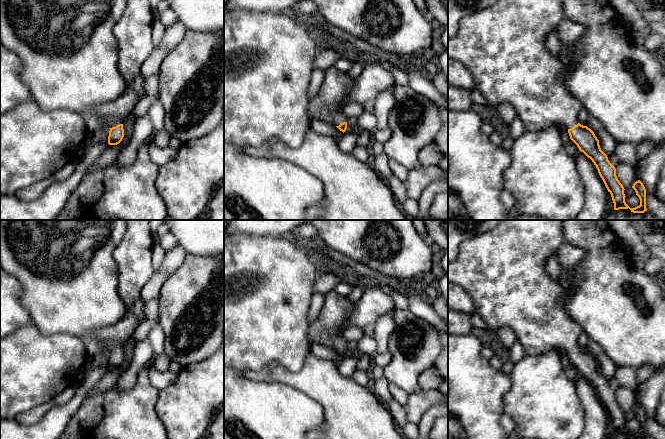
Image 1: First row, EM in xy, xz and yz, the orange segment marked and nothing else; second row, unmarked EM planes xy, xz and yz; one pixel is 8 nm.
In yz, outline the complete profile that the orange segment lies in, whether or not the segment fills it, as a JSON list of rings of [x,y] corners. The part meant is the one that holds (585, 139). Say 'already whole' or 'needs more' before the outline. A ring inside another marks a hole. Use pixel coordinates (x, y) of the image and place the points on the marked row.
needs more; [[[497,0],[494,4],[464,17],[454,37],[448,38],[448,58],[459,61],[474,77],[480,93],[491,107],[509,103],[516,110],[525,131],[537,132],[551,126],[568,130],[570,139],[579,150],[592,160],[611,194],[614,210],[630,209],[644,213],[646,189],[638,180],[632,188],[640,199],[640,205],[630,208],[625,202],[624,187],[616,176],[616,169],[601,150],[599,140],[587,126],[578,122],[578,113],[583,108],[564,84],[573,64],[564,65],[545,47],[546,36],[556,31],[563,43],[573,47],[585,33],[585,27],[567,19],[562,0]]]

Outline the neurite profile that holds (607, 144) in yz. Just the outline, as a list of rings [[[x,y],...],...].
[[[589,117],[586,126],[594,132],[595,136],[599,140],[601,150],[606,155],[610,155],[615,152],[617,142],[604,129],[603,125],[597,119]]]

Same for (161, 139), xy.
[[[161,130],[159,132],[154,132],[151,140],[160,148],[165,148],[169,146],[170,134],[166,130]]]

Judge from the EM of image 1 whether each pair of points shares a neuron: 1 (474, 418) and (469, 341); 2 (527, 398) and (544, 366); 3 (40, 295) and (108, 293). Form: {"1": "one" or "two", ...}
{"1": "one", "2": "one", "3": "one"}

